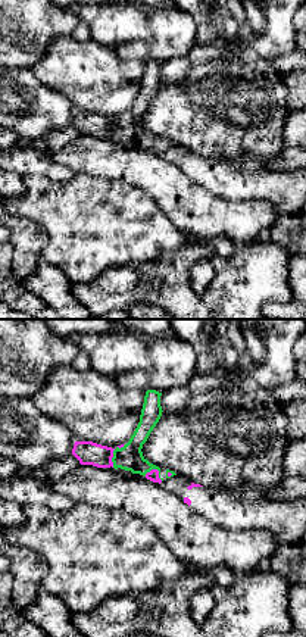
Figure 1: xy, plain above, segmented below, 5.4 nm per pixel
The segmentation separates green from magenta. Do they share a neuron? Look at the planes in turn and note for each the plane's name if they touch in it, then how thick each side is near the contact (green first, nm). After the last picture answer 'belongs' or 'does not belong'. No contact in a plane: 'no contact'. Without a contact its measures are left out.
meets green in xy; 140 nm thick on the green side, 130 nm on the other

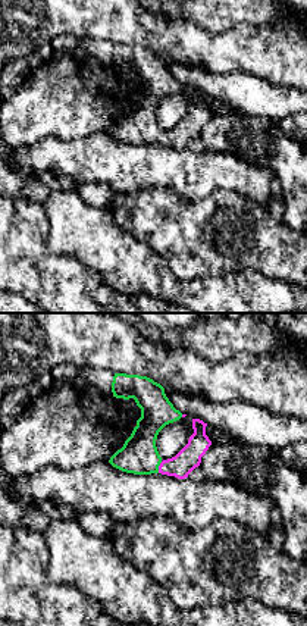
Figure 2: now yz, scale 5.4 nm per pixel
meets green in yz; 200 nm thick on the green side, 130 nm on the other

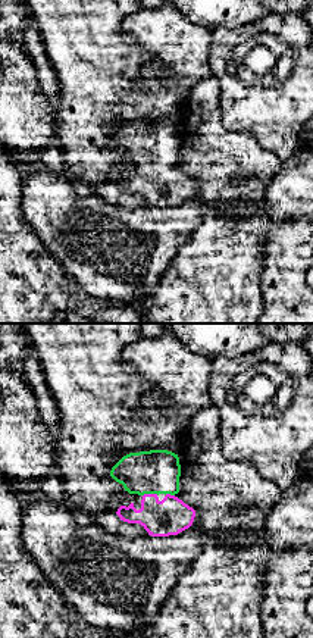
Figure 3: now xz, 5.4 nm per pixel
meets green in xz; 240 nm thick on the green side, 200 nm on the other

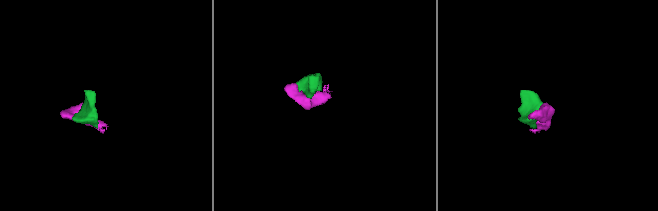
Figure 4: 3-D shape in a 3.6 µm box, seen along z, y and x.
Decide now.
belongs

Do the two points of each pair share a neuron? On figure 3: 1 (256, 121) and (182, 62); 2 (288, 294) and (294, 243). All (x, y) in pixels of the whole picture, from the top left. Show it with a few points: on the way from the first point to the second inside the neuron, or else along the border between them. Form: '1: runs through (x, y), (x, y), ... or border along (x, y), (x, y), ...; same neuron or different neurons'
1: border along (209, 41), (209, 65), (213, 75); different neurons
2: runs through (287, 281), (287, 256); same neuron

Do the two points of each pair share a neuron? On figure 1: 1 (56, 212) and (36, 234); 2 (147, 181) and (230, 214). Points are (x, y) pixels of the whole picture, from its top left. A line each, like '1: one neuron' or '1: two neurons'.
1: two neurons
2: one neuron

